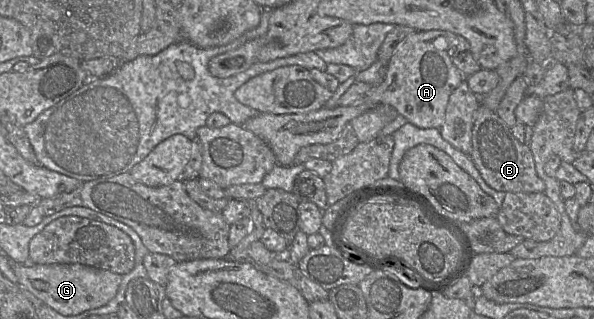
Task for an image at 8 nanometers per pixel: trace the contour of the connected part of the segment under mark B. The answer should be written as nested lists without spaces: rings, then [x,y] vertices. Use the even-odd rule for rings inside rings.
[[[481,103],[475,111],[471,143],[469,156],[490,187],[503,192],[545,193],[545,183],[536,173],[530,147],[515,138],[511,127],[499,117],[496,111],[490,110]]]

